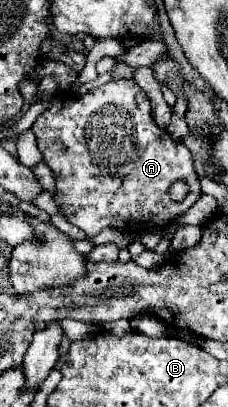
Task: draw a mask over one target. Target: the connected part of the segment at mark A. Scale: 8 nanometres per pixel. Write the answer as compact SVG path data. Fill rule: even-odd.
M110 81L102 87L90 89L84 95L60 91L52 99L52 105L38 115L32 127L42 159L56 177L54 199L58 207L66 219L88 237L98 235L104 227L116 227L126 233L132 233L132 225L138 231L166 227L202 195L198 175L192 167L192 155L188 153L186 145L170 139L170 135L154 123L150 101L134 81ZM174 181L184 181L190 189L180 203L170 197L170 187Z

